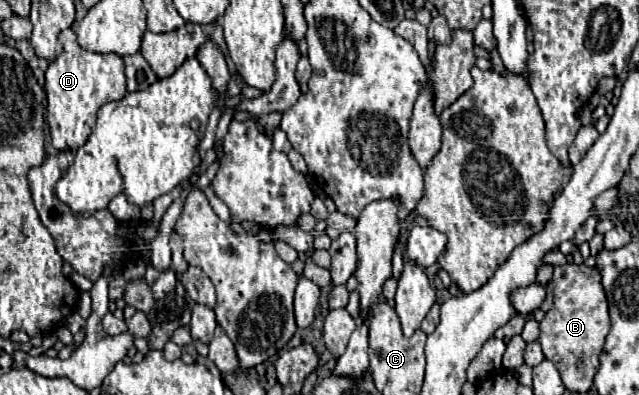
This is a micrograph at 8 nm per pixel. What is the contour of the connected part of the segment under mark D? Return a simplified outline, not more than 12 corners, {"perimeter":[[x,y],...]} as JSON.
{"perimeter":[[63,30],[47,68],[55,150],[81,148],[97,110],[127,94],[123,58]]}

